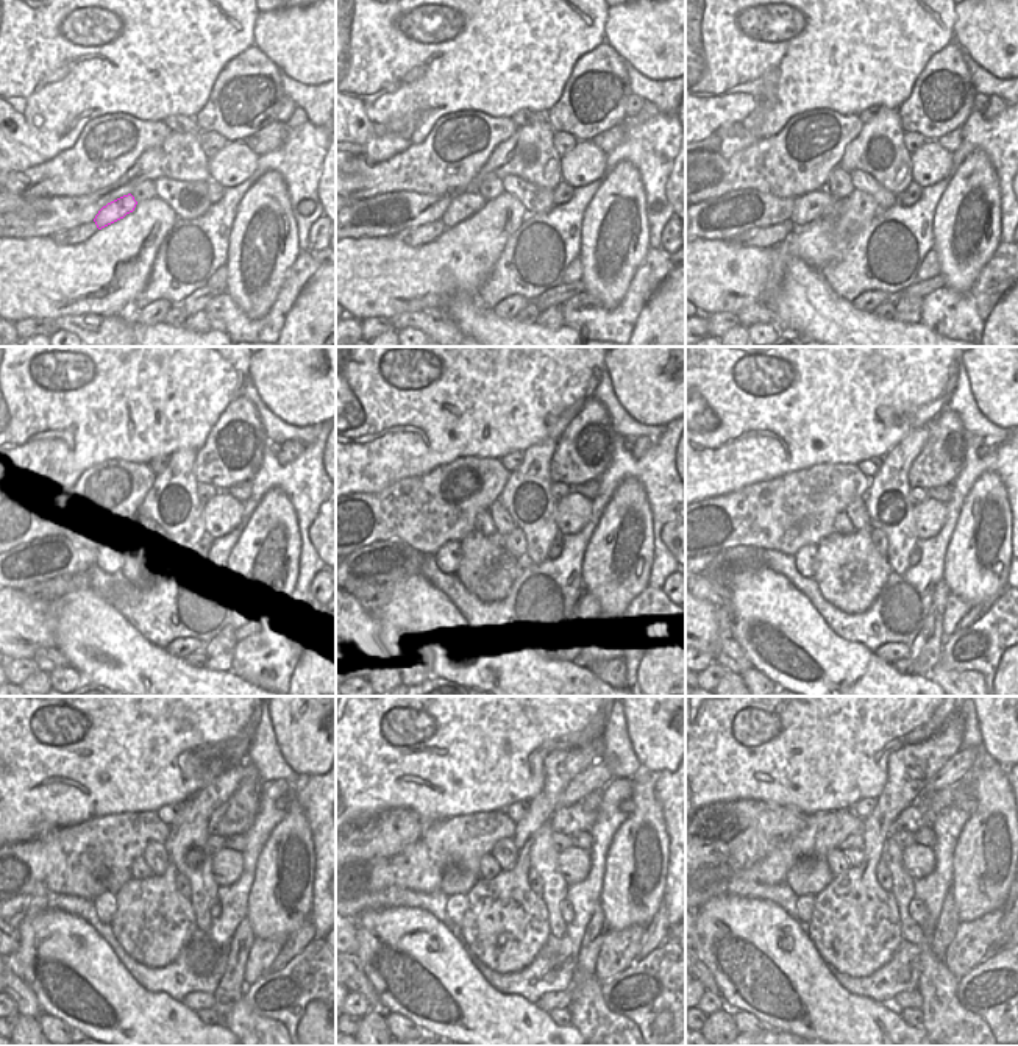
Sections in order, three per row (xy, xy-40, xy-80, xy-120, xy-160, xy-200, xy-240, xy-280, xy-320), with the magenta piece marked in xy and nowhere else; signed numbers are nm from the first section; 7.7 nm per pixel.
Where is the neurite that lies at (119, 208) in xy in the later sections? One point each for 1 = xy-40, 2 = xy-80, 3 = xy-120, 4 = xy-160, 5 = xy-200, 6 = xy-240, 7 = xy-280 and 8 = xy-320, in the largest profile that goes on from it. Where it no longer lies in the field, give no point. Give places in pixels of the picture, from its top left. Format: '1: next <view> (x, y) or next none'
1: next xy-40 (462, 206)
2: next xy-80 (807, 208)
3: next xy-120 (105, 556)
4: next xy-160 (448, 556)
5: next xy-200 (806, 556)
6: next xy-240 (106, 903)
7: next xy-280 (456, 904)
8: next xy-320 (804, 906)

